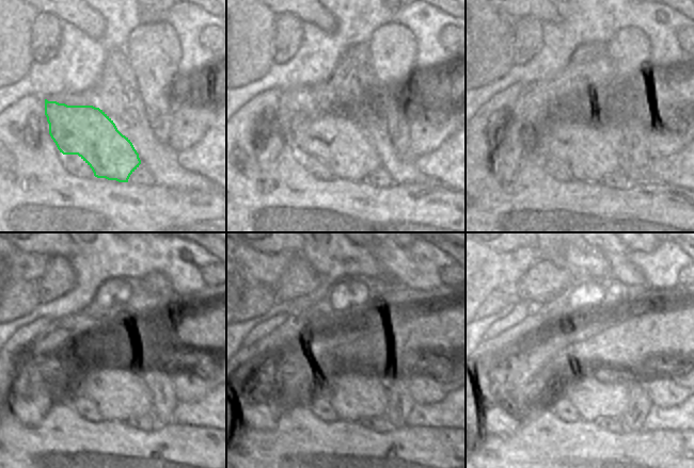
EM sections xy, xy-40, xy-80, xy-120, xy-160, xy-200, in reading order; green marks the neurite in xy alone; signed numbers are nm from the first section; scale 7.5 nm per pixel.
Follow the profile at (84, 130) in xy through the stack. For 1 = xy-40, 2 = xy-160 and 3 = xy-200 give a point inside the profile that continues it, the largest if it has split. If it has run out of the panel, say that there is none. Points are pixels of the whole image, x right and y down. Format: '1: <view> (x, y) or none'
1: xy-40 (332, 138)
2: xy-160 (355, 392)
3: xy-200 (594, 394)

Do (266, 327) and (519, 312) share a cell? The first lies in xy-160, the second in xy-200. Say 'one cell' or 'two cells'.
one cell

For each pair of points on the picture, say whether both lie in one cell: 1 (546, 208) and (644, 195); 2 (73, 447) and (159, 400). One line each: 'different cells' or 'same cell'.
1: same cell
2: different cells

